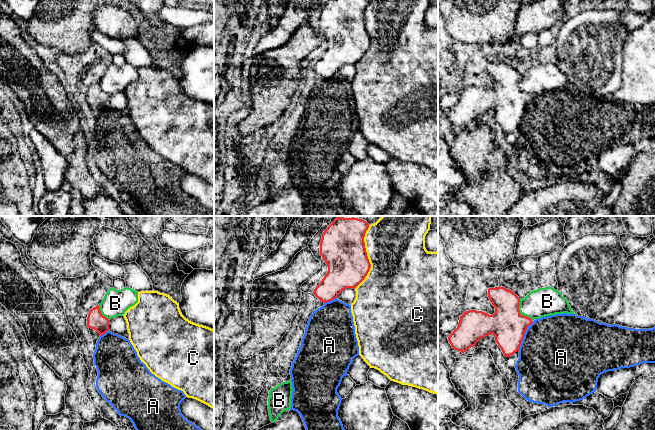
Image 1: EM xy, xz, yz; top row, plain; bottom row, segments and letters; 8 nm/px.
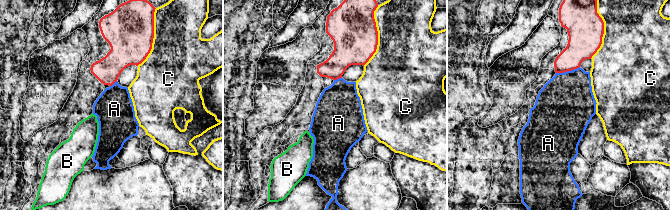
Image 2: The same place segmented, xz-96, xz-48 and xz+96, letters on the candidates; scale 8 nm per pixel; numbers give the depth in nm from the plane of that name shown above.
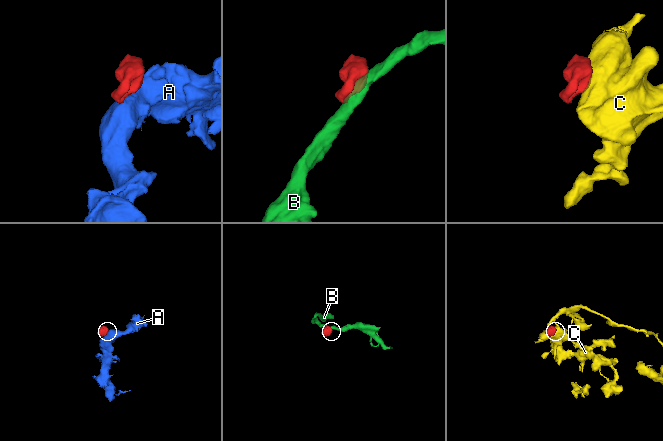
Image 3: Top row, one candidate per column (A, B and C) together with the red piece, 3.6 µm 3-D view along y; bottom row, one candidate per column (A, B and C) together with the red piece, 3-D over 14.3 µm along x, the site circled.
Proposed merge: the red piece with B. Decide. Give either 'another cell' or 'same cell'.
another cell

